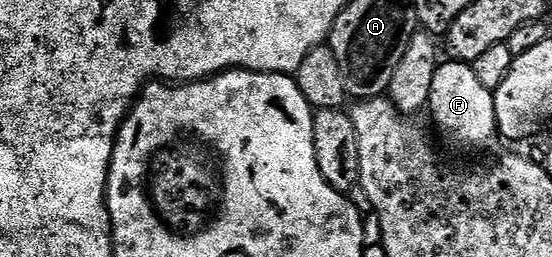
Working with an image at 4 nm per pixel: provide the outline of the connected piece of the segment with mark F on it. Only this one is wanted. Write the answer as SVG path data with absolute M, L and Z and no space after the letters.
M453 58L439 63L432 79L428 112L434 115L434 124L450 140L467 144L470 148L486 148L498 136L494 94L476 78L476 70L469 63Z

